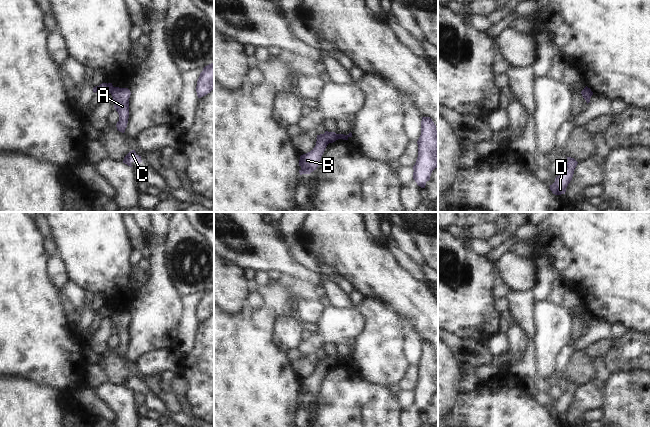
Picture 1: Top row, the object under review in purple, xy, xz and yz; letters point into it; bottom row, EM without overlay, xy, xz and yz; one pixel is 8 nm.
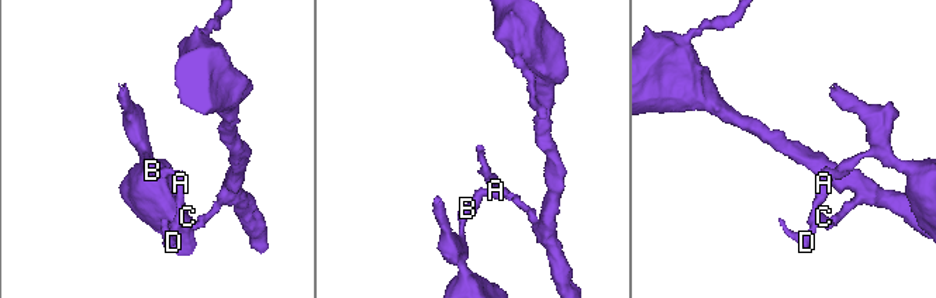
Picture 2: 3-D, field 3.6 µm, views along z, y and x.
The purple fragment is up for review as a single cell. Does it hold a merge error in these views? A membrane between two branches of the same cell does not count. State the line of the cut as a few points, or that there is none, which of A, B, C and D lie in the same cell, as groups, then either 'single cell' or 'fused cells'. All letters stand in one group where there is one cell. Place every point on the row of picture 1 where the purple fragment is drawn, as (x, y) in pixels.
xy (113, 87), (110, 92) | A C D / B | fused cells

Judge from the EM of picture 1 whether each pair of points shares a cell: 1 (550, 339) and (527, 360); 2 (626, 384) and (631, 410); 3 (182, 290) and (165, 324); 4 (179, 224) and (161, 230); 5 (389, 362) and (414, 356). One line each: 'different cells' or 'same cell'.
1: different cells
2: same cell
3: different cells
4: different cells
5: different cells

